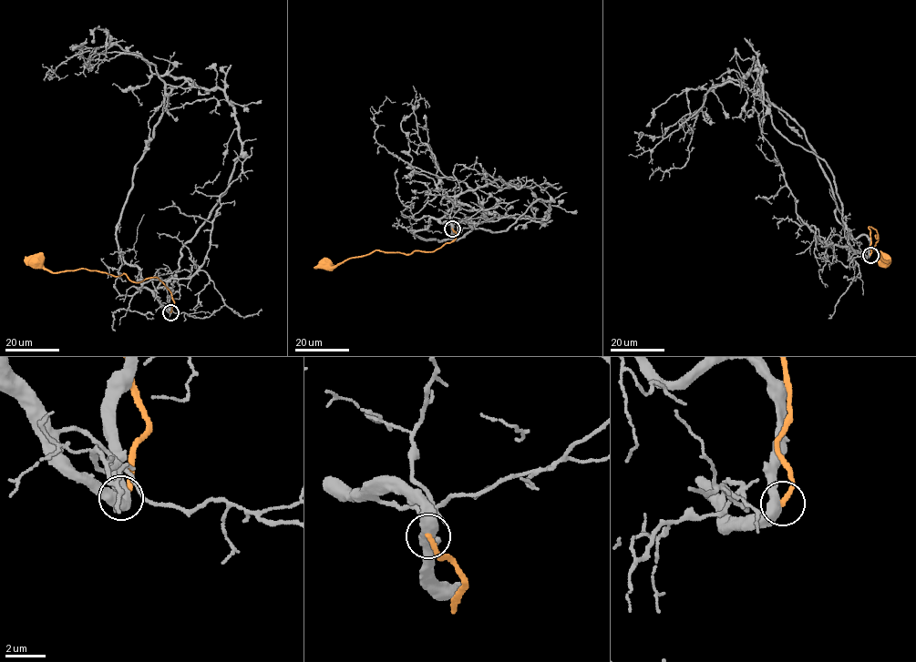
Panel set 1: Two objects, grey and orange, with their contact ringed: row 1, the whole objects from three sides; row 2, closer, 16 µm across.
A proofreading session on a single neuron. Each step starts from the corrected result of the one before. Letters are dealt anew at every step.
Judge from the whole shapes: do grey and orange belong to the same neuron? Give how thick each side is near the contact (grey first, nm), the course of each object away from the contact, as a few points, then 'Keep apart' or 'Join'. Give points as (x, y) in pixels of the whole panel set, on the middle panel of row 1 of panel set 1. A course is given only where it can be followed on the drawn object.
Thickness 550 nm (grey) against 260 nm. Course of grey: (452, 229), (432, 218), (412, 233), (455, 240), (484, 208), (464, 183), (378, 143), (374, 114), (395, 102). Course of orange: (452, 229), (456, 239), (433, 251), (415, 250), (410, 254), (374, 250), (332, 267), (325, 263). Join

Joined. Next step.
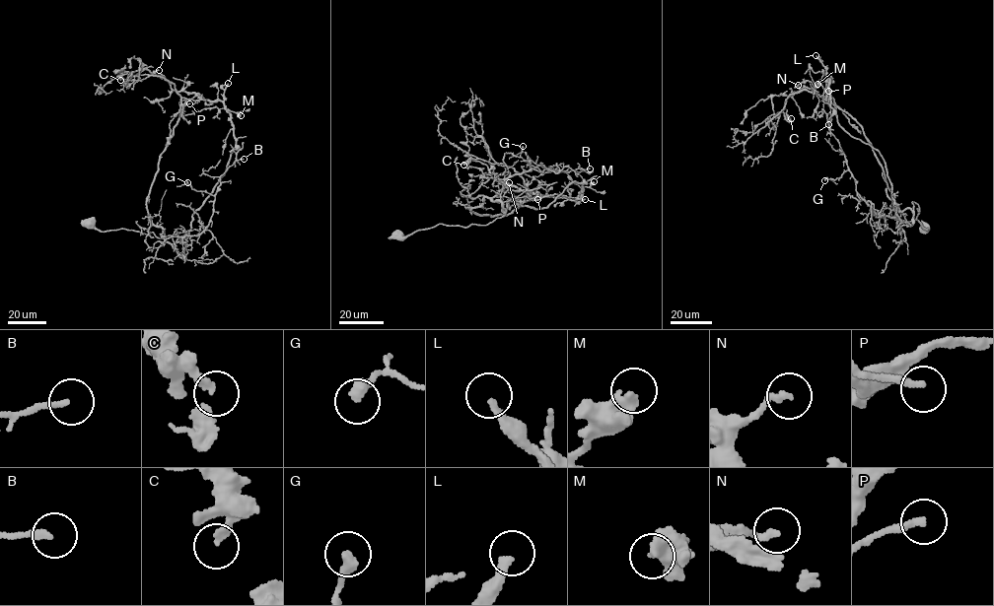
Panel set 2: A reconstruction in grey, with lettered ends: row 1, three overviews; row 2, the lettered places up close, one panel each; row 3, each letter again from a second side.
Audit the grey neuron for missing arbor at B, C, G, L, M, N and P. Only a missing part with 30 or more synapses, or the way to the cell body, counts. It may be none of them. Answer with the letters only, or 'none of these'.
L

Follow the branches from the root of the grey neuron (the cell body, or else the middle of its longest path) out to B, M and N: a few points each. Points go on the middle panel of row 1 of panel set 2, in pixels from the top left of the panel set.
B: (397, 234), (488, 225), (511, 199), (541, 209), (590, 168)
M: (397, 234), (488, 225), (507, 200), (541, 209), (569, 183), (583, 182), (580, 198), (594, 181)
N: (397, 234), (488, 225), (511, 199), (541, 209), (574, 181), (584, 191), (569, 200), (509, 182)

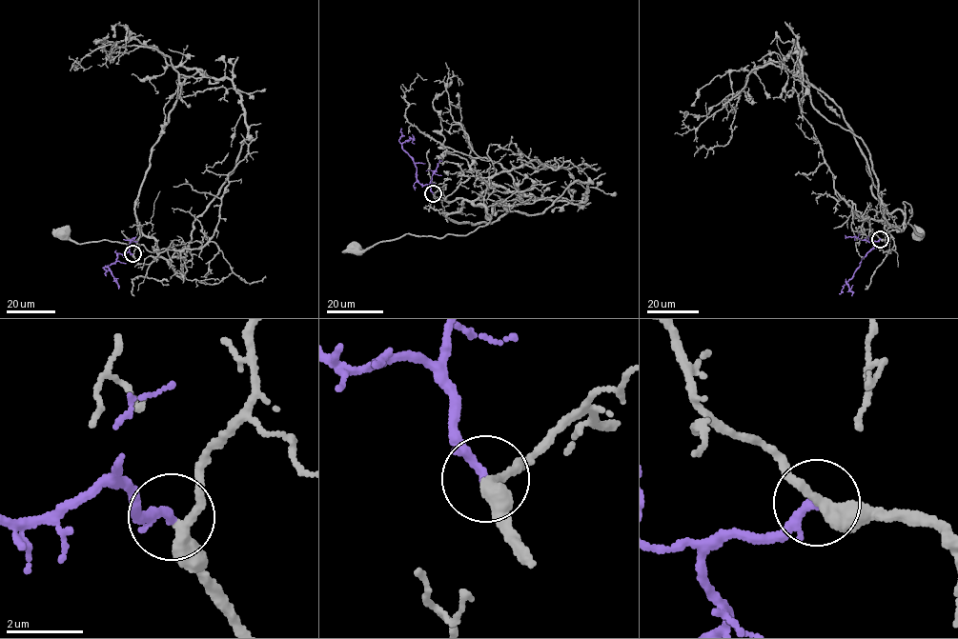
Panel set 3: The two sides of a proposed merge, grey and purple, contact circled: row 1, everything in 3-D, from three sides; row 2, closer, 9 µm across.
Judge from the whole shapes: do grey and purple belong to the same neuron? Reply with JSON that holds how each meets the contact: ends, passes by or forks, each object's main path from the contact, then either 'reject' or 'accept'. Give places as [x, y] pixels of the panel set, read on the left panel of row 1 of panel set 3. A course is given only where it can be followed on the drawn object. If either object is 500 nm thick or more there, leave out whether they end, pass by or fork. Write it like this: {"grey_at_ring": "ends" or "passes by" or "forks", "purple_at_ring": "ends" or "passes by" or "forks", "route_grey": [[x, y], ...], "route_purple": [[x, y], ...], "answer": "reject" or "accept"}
{"grey_at_ring": "passes by", "purple_at_ring": "ends", "route_grey": [[132, 254], [139, 264], [164, 258], [183, 279], [184, 260], [170, 248], [75, 243], [63, 232]], "route_purple": [[132, 253], [117, 253], [116, 262], [106, 267], [118, 288]], "answer": "accept"}

